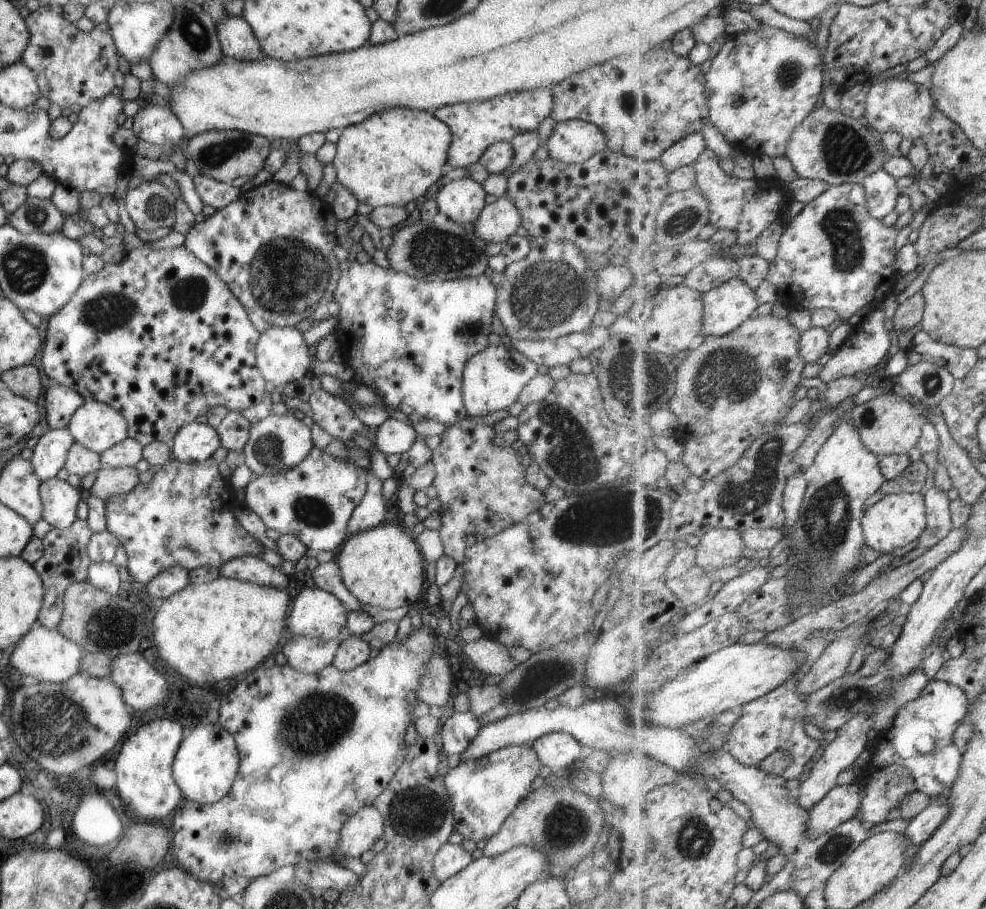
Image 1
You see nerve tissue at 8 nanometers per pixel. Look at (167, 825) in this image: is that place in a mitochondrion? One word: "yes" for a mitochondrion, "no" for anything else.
no

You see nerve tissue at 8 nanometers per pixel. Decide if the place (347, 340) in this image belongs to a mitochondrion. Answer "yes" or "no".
no

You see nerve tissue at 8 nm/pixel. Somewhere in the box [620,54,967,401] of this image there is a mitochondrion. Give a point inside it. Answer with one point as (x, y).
(846, 152)

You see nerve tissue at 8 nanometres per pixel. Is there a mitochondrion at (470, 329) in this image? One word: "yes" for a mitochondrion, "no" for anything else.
yes

